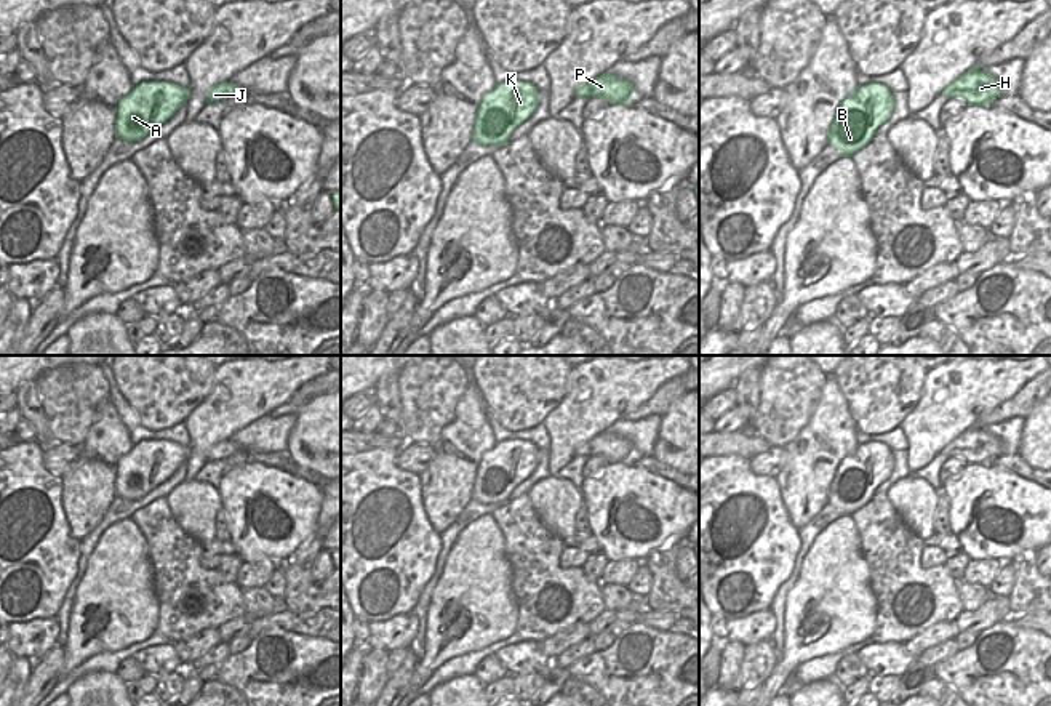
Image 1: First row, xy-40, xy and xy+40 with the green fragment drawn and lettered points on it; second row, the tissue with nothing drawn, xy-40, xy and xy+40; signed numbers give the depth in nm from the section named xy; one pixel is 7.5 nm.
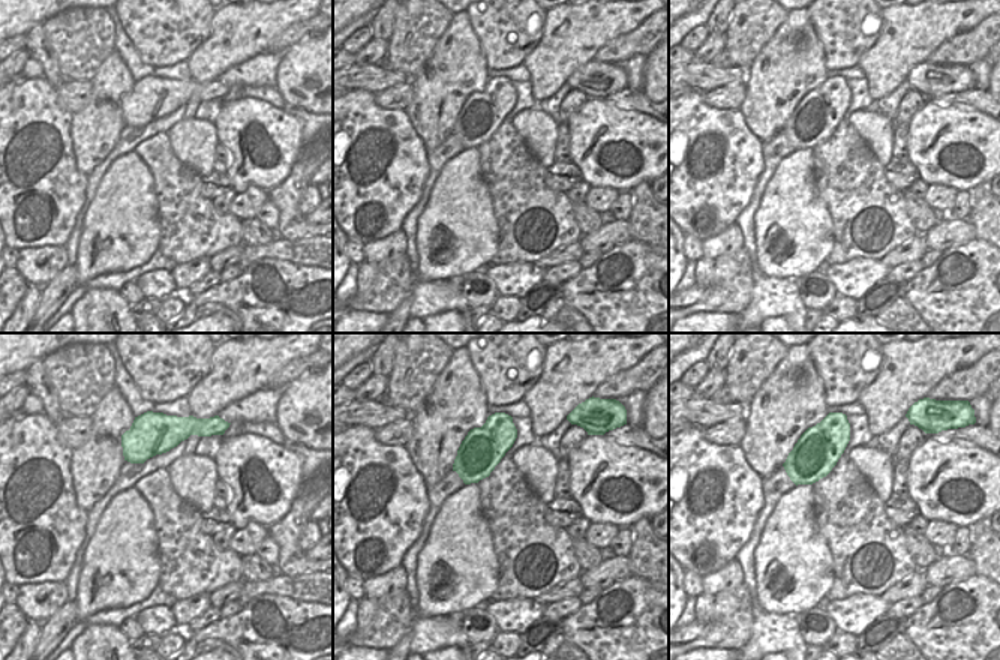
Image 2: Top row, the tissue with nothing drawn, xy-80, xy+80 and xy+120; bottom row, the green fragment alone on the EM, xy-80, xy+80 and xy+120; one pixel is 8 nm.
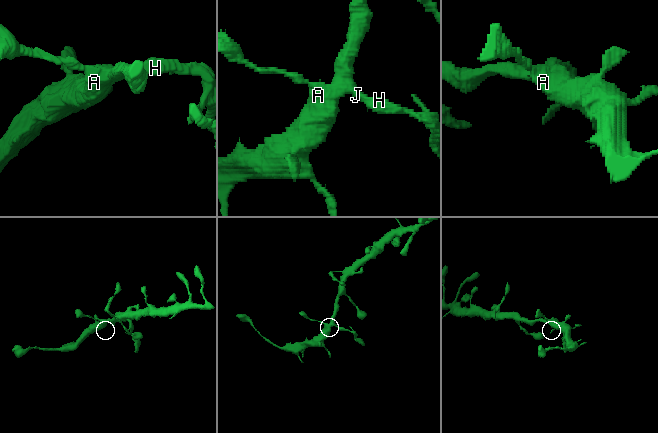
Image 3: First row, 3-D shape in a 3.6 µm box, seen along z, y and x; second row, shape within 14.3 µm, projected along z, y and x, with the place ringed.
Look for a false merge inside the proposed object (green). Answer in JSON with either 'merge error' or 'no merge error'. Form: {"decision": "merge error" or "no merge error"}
{"decision": "merge error"}

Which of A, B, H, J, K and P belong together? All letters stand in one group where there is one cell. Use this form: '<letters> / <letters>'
A B J K / H P

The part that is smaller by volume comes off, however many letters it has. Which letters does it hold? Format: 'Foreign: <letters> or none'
Foreign: H, P.

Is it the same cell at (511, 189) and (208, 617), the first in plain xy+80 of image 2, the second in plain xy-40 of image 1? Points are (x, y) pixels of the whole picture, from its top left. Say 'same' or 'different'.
same

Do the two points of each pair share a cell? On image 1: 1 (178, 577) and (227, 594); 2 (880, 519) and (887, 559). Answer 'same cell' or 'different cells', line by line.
1: same cell
2: same cell

